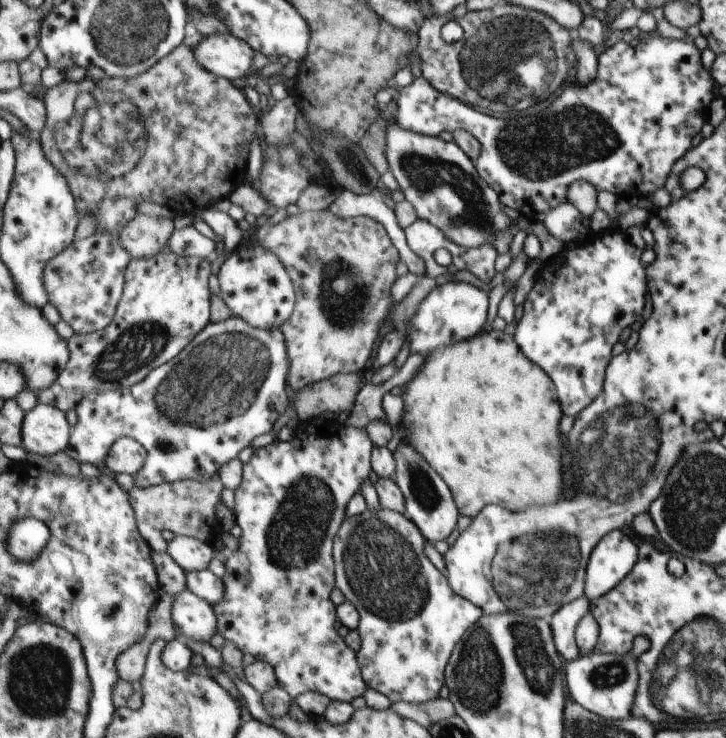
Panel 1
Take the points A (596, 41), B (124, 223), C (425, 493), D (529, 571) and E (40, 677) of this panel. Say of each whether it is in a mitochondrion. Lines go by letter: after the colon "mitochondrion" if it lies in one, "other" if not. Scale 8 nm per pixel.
A: other
B: other
C: mitochondrion
D: mitochondrion
E: mitochondrion

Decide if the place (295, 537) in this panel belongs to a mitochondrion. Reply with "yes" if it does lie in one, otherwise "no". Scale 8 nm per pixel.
yes

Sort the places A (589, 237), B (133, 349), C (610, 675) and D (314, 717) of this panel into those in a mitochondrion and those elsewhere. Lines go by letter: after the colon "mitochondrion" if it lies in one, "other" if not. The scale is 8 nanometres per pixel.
A: other
B: mitochondrion
C: mitochondrion
D: other

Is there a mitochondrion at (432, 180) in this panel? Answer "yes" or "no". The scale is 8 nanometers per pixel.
yes

